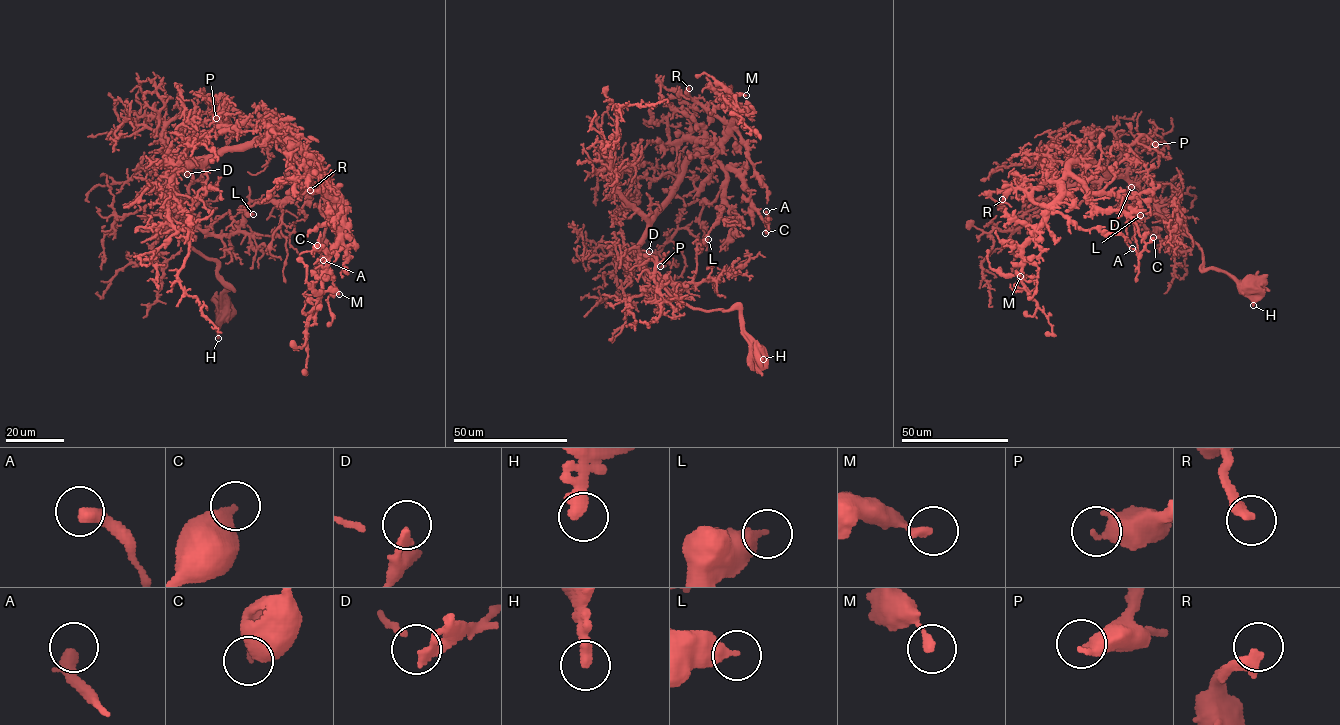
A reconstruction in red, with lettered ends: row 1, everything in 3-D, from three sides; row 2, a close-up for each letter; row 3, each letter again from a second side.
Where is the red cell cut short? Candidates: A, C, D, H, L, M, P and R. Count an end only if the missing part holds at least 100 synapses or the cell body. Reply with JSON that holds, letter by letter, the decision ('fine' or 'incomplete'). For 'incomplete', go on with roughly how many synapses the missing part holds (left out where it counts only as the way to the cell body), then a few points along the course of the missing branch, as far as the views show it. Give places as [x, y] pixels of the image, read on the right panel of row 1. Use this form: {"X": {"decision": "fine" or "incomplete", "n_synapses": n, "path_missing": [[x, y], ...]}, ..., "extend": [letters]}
{"A": {"decision": "fine"}, "C": {"decision": "fine"}, "D": {"decision": "fine"}, "H": {"decision": "fine"}, "L": {"decision": "fine"}, "M": {"decision": "fine"}, "P": {"decision": "fine"}, "R": {"decision": "fine"}, "extend": []}

